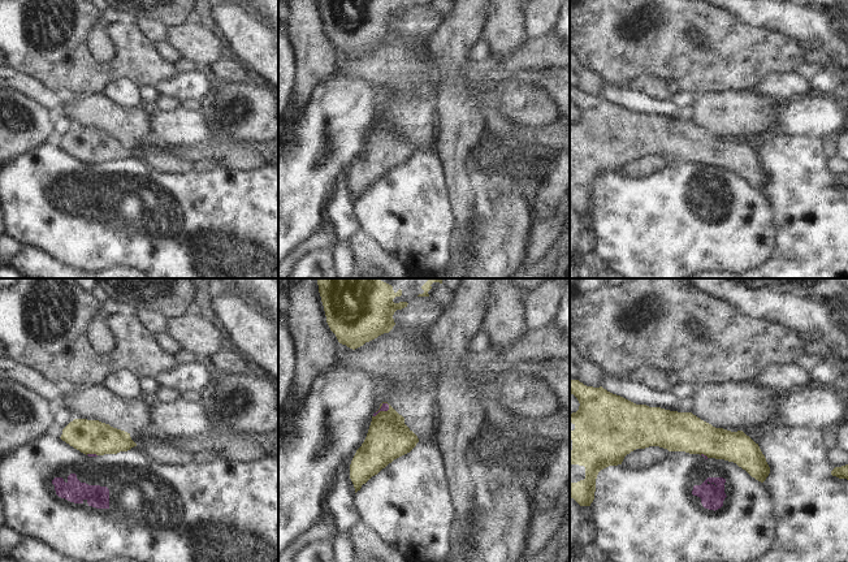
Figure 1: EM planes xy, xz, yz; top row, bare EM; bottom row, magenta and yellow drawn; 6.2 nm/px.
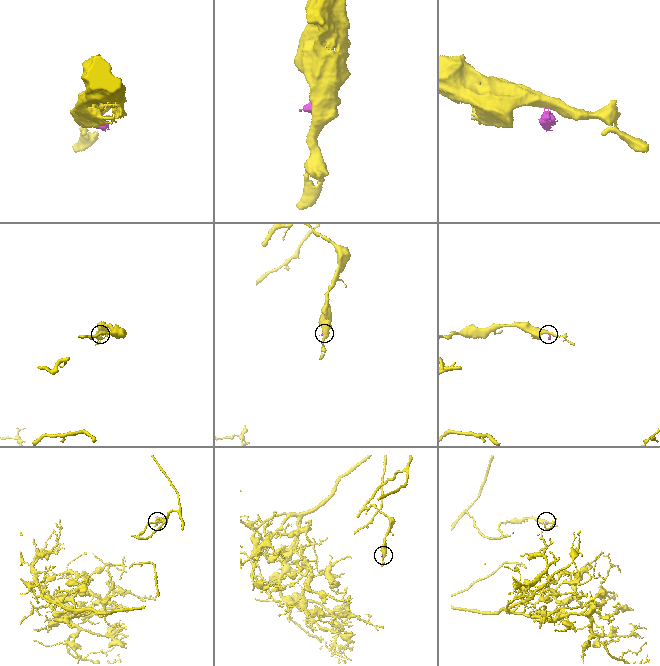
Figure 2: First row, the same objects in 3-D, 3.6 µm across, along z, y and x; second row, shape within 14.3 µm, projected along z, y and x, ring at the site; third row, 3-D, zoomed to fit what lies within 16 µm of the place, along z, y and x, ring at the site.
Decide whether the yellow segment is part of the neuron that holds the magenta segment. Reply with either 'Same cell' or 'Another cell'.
Another cell.

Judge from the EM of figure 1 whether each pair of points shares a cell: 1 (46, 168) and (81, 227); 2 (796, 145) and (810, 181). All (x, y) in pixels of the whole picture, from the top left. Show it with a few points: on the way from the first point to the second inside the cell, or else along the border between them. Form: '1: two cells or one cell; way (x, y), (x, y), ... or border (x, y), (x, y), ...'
1: one cell; way (40, 186), (42, 197), (50, 208), (63, 215)
2: one cell; way (796, 154), (796, 164), (801, 172)

